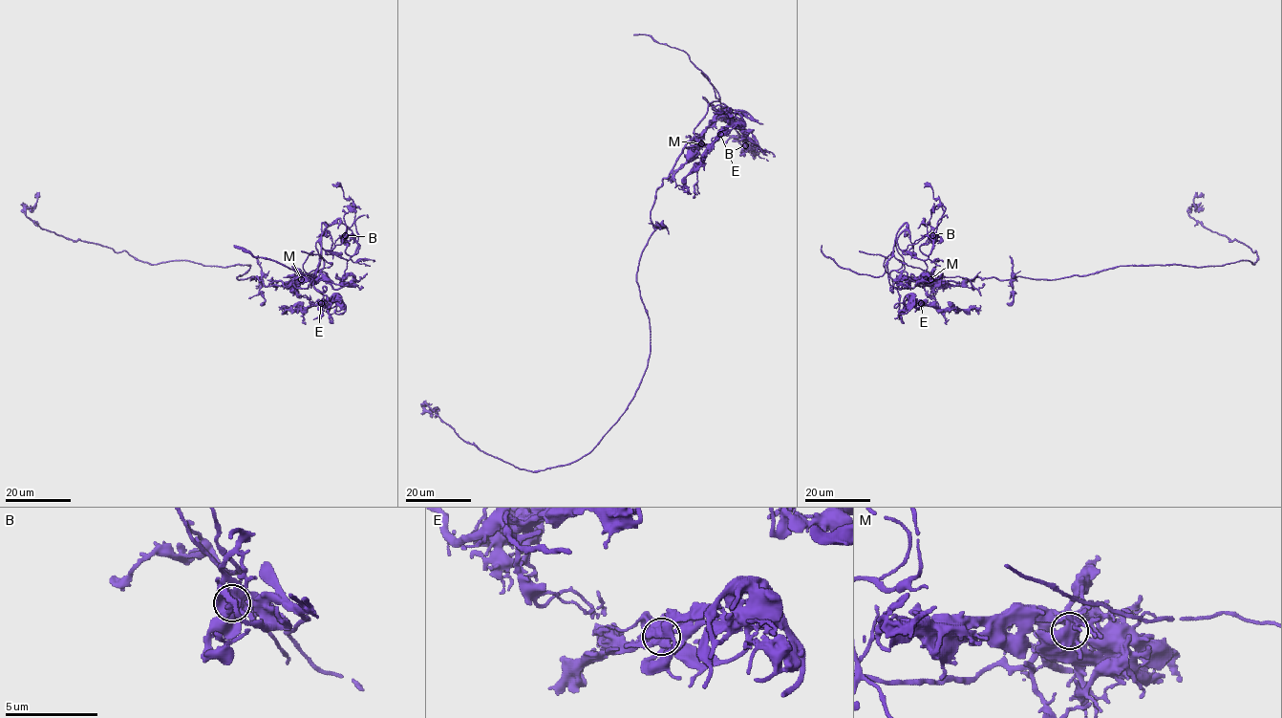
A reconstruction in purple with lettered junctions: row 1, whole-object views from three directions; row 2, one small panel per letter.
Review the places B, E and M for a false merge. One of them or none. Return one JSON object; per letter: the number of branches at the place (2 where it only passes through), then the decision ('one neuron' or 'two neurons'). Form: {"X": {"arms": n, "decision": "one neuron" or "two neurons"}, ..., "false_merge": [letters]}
{"B": {"arms": 6, "decision": "one neuron"}, "E": {"arms": 6, "decision": "one neuron"}, "M": {"arms": 8, "decision": "two neurons"}, "false_merge": ["M"]}

